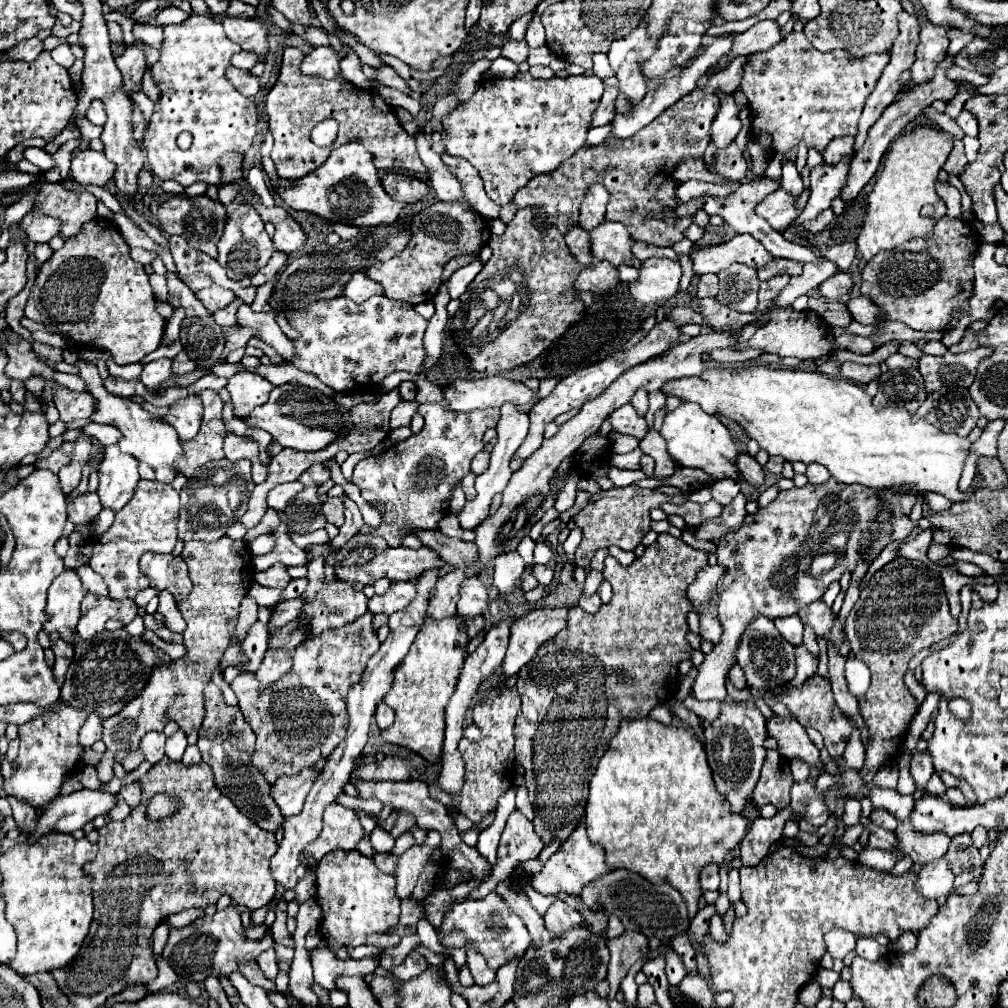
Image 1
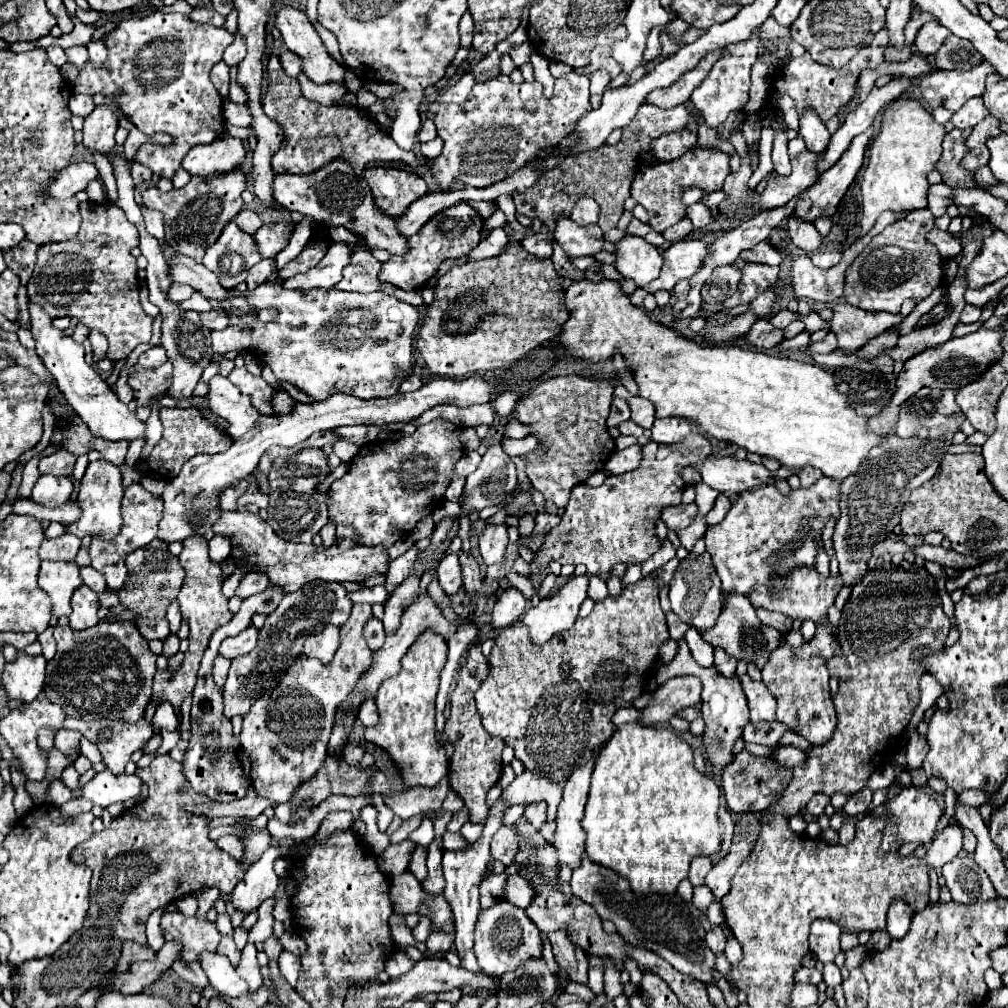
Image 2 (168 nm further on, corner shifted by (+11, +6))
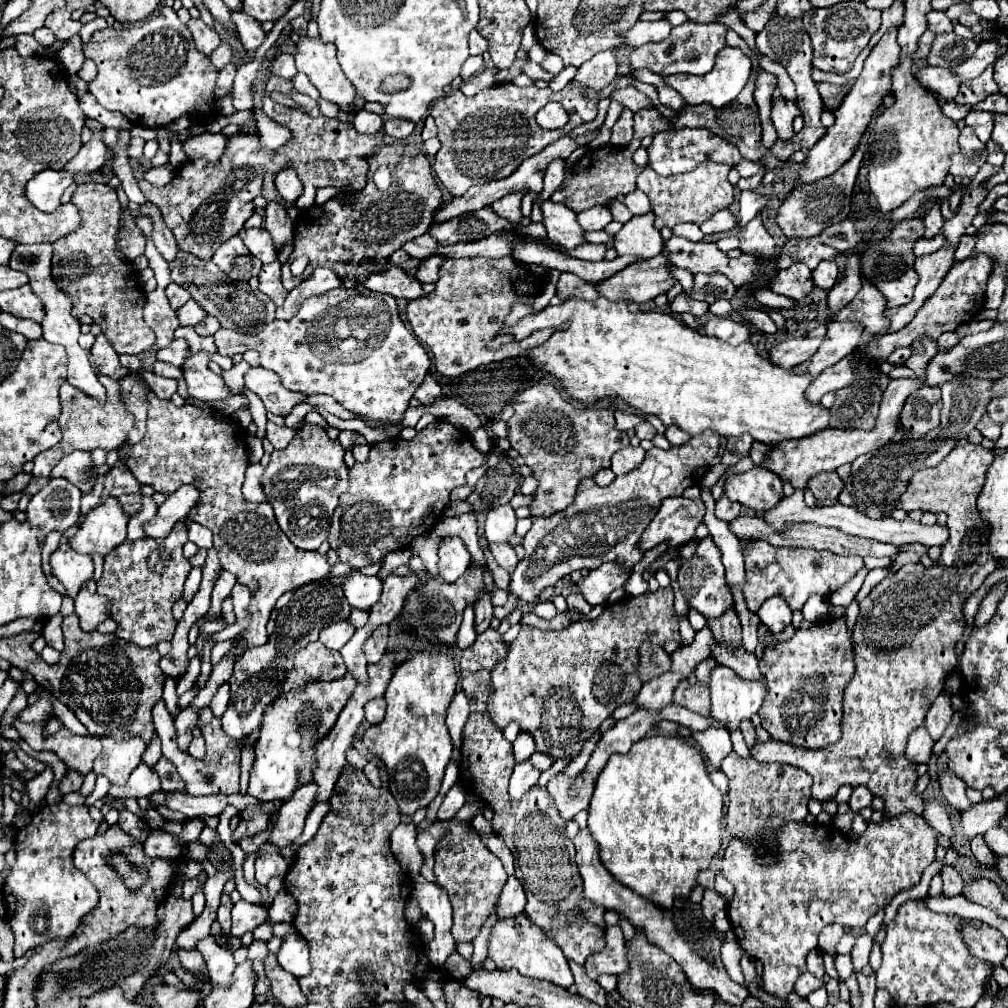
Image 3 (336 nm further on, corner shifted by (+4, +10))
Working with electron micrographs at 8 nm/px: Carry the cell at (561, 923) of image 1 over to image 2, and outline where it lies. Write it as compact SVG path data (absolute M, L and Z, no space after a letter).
M553 932L547 934L547 938L553 946L555 960L565 968L567 978L577 984L587 984L587 952L575 946L565 932Z

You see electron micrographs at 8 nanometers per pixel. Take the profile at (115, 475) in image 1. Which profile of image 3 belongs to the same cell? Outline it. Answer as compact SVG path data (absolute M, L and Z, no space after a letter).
M104 498L86 514L76 536L68 538L68 544L80 554L98 552L106 556L114 546L126 540L126 524L128 518L118 498Z

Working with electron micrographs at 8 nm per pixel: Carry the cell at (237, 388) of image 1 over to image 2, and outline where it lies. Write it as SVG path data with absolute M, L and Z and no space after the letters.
M235 368L229 376L229 380L247 396L253 396L253 406L265 414L271 416L273 408L271 408L271 400L275 394L275 388L271 388L261 376L253 376L247 372L247 368Z

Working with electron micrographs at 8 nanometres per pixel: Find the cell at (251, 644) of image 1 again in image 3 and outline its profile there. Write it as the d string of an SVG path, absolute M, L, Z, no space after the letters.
M224 682L224 684L218 688L218 692L216 692L216 696L212 698L212 704L210 704L210 708L214 710L214 714L222 716L222 714L226 712L228 700L230 700L230 684Z

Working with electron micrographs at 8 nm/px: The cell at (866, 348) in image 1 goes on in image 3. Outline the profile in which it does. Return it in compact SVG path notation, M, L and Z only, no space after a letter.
M792 338L774 346L768 354L772 362L778 362L778 366L794 368L796 364L802 364L808 358L812 358L812 354L824 340L826 338Z

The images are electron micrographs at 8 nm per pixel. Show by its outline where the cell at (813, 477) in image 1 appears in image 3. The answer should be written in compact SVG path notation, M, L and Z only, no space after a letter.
M824 472L824 474L816 474L814 478L810 478L808 482L808 490L812 490L816 500L828 500L828 498L838 498L840 490L842 490L844 482L838 478L836 472Z

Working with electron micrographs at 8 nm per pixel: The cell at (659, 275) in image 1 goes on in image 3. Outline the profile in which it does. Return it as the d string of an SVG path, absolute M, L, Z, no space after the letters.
M654 214L632 216L632 220L628 220L614 236L614 248L618 256L632 254L638 260L650 260L660 254L664 250L664 240L654 228Z

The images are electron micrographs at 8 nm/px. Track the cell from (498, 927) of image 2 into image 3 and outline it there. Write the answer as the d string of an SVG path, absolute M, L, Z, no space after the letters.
M520 912L512 918L500 918L490 934L488 940L488 958L494 960L498 970L518 970L522 976L548 980L556 986L570 988L574 984L574 978L570 974L570 966L562 950L558 950L558 944L552 936L544 934L542 928L538 928L534 922L530 922L530 916Z

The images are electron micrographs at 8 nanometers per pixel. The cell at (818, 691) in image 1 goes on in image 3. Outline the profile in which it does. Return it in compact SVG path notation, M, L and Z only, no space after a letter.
M846 618L818 622L808 630L796 630L788 642L770 646L762 656L762 674L770 694L758 714L762 716L764 730L768 730L772 738L792 746L822 748L842 736L842 692L854 674Z

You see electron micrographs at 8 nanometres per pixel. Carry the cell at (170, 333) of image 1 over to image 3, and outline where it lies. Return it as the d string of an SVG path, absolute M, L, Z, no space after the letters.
M100 374L100 382L104 384L104 388L108 390L108 400L106 404L100 404L100 402L94 402L94 398L82 394L78 388L70 386L68 382L62 384L60 388L60 406L62 406L62 414L60 414L60 430L62 430L62 440L38 454L34 458L34 468L32 468L32 476L50 476L50 470L58 464L58 460L64 456L64 454L70 454L74 450L96 450L96 448L102 448L102 450L118 450L126 440L128 440L128 432L134 428L134 414L130 414L126 410L126 404L122 402L122 392L120 392L120 384L118 380L112 380L108 376L102 376Z

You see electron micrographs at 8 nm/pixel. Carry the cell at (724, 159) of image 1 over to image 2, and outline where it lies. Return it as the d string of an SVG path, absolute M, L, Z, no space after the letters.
M691 150L673 162L657 164L657 166L641 166L635 182L631 184L631 196L649 212L649 226L655 232L663 232L677 224L687 214L687 206L681 202L681 194L687 188L699 188L703 196L721 190L723 180L729 174L729 156L719 150Z

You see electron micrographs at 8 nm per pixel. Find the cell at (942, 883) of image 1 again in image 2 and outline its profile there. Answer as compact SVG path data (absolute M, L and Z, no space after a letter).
M955 824L955 826L947 826L927 848L927 864L931 868L941 868L943 864L951 862L951 858L955 858L959 852L961 852L961 840L963 840L963 834L961 834L961 826Z

